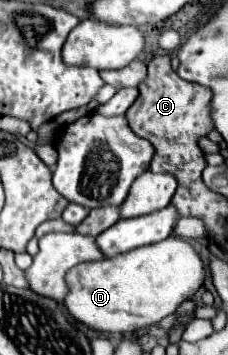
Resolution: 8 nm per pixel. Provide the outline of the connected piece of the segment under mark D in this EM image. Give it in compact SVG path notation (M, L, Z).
M173 235L173 237L167 237L165 241L137 247L123 255L105 257L101 261L81 263L73 267L73 271L69 271L67 275L69 295L65 297L65 307L77 321L85 323L91 329L97 329L105 335L107 333L123 335L123 333L133 333L151 323L159 323L163 317L175 313L185 299L191 299L197 293L203 281L205 281L205 263L201 261L199 253L191 247L189 241Z

